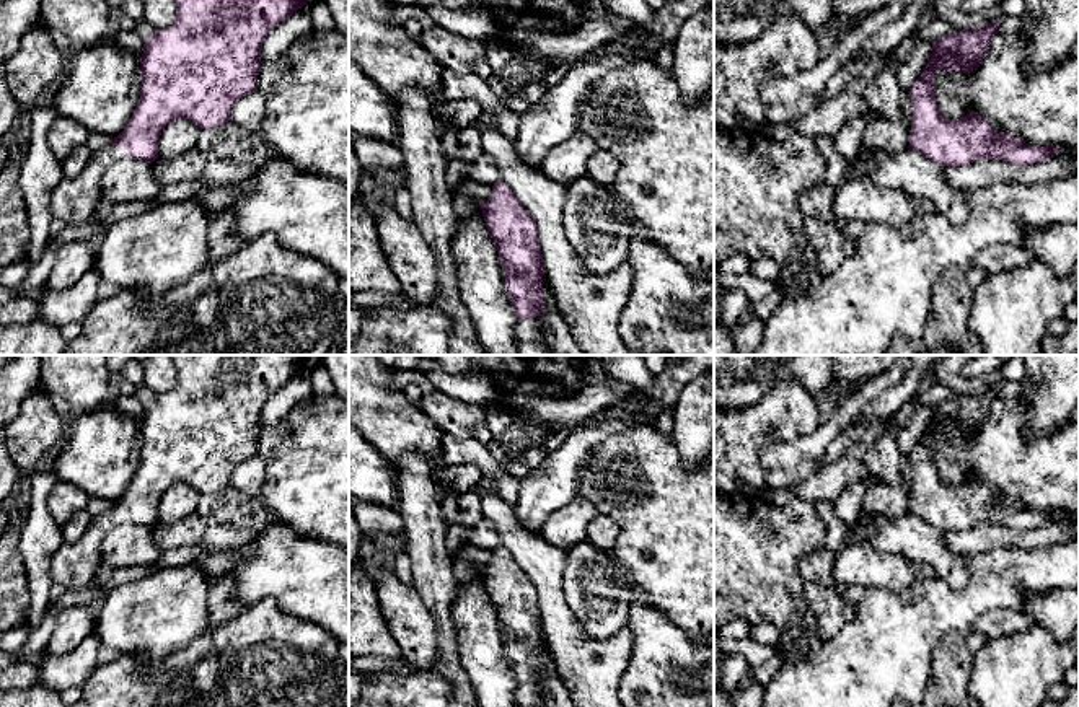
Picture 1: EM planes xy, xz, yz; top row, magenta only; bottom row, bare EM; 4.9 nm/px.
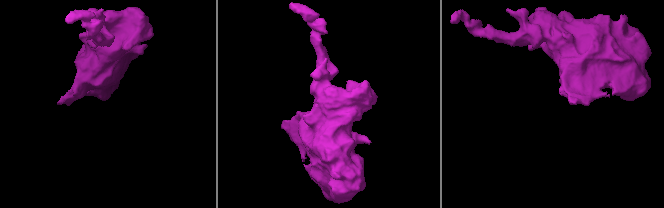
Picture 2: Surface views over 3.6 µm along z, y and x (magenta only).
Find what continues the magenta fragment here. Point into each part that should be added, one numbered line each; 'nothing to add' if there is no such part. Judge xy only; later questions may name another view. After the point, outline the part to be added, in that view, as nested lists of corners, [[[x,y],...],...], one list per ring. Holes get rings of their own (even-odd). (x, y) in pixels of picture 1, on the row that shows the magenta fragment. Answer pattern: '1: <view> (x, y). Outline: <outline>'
1: xy (72, 201). Outline: [[[108,145],[90,155],[77,178],[62,178],[51,192],[51,212],[55,226],[77,225],[91,218],[101,197],[99,181],[104,171],[126,158],[127,150]]]

